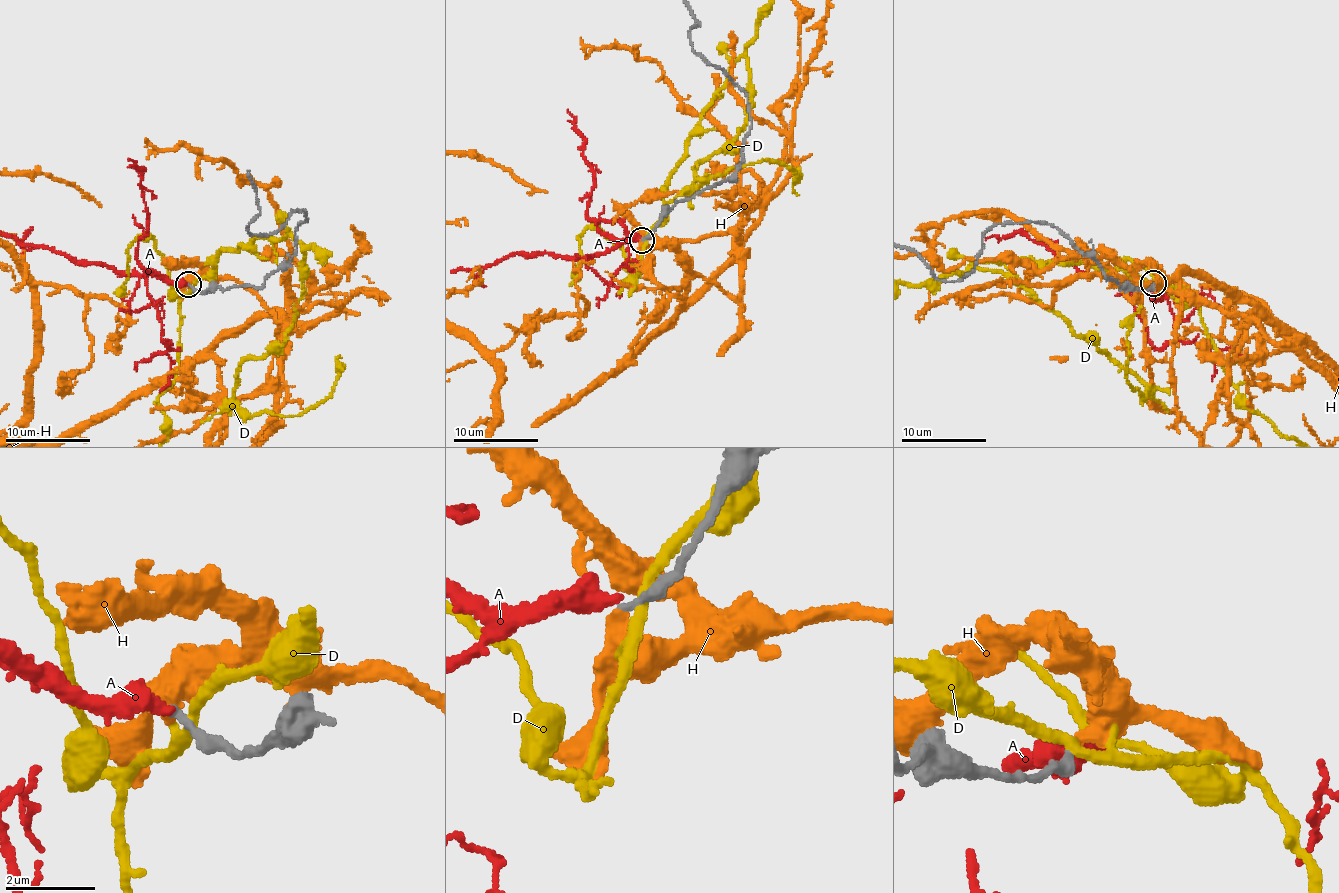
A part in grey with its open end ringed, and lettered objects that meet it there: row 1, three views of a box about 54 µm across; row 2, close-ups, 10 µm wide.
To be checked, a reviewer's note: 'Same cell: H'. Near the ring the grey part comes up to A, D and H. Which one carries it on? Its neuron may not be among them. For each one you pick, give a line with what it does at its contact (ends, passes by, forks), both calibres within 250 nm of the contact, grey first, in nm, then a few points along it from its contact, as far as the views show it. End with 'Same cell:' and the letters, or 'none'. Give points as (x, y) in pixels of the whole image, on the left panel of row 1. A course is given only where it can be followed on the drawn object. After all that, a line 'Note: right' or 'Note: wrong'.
Same cell: none
Note: wrong

